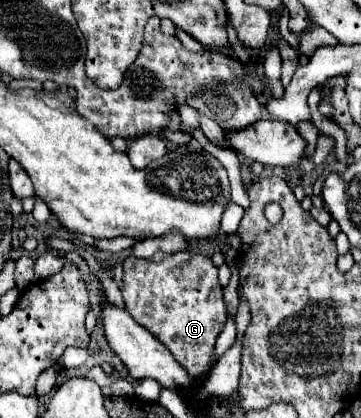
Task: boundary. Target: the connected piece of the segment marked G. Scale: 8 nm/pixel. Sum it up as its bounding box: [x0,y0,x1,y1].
[122,251,228,375]

